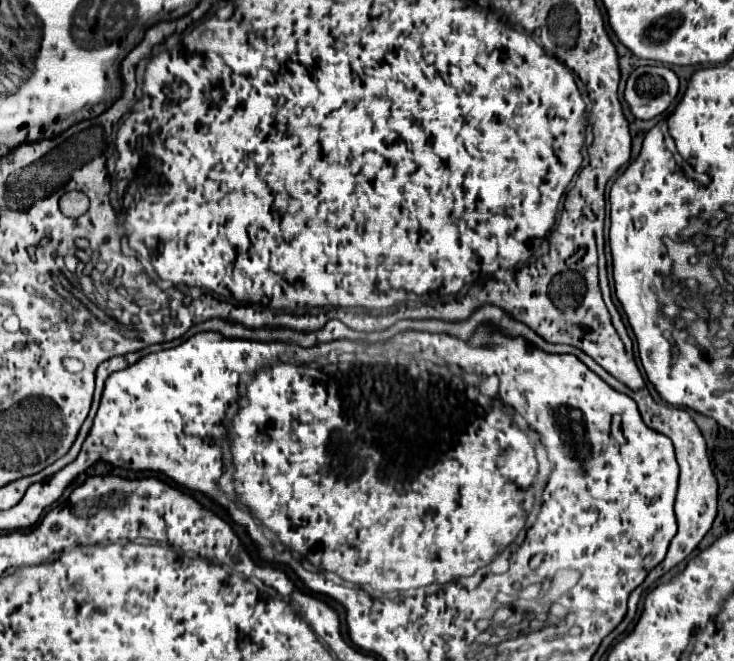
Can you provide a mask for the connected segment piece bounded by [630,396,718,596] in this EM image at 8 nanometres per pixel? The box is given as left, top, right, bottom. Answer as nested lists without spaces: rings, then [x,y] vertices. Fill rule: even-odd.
[[[642,396],[642,400],[634,400],[634,402],[638,404],[638,410],[642,414],[642,420],[650,428],[666,434],[672,440],[672,444],[676,448],[676,460],[680,464],[680,484],[678,484],[678,494],[676,494],[676,504],[674,504],[676,520],[678,520],[678,532],[676,532],[676,536],[670,542],[670,548],[668,548],[668,554],[666,554],[664,562],[660,566],[656,566],[650,572],[650,576],[644,580],[644,584],[630,594],[630,596],[642,596],[642,592],[658,576],[662,576],[664,572],[668,572],[672,566],[680,564],[698,546],[698,542],[704,538],[704,534],[710,530],[710,526],[712,526],[712,522],[716,518],[718,484],[716,484],[714,472],[710,468],[710,460],[708,460],[708,454],[706,454],[704,436],[700,434],[700,430],[696,428],[696,424],[688,416],[688,412],[684,412],[680,408],[674,408],[674,406],[662,406],[652,396]]]

